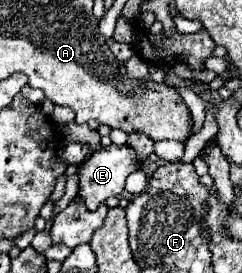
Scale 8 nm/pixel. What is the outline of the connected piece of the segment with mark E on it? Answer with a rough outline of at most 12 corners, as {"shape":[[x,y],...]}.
{"shape":[[130,146],[98,148],[78,170],[88,210],[120,196],[136,170]]}

